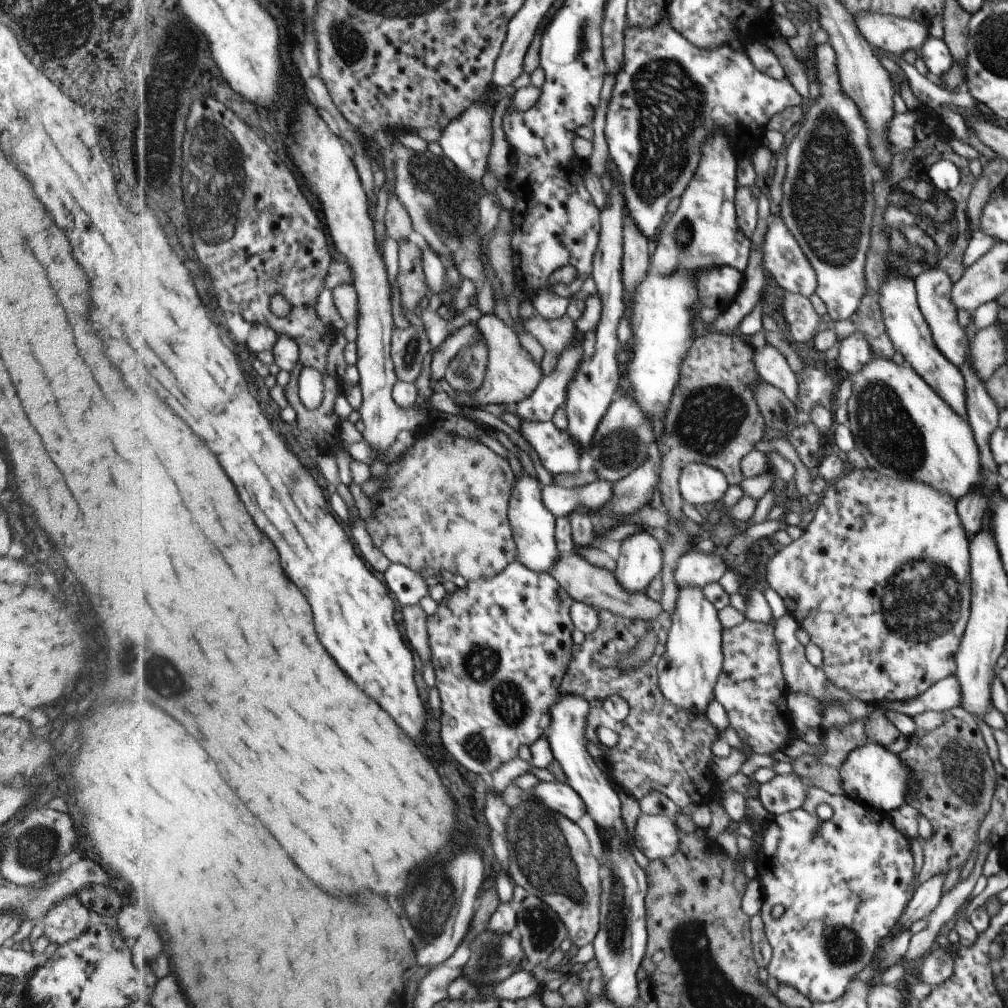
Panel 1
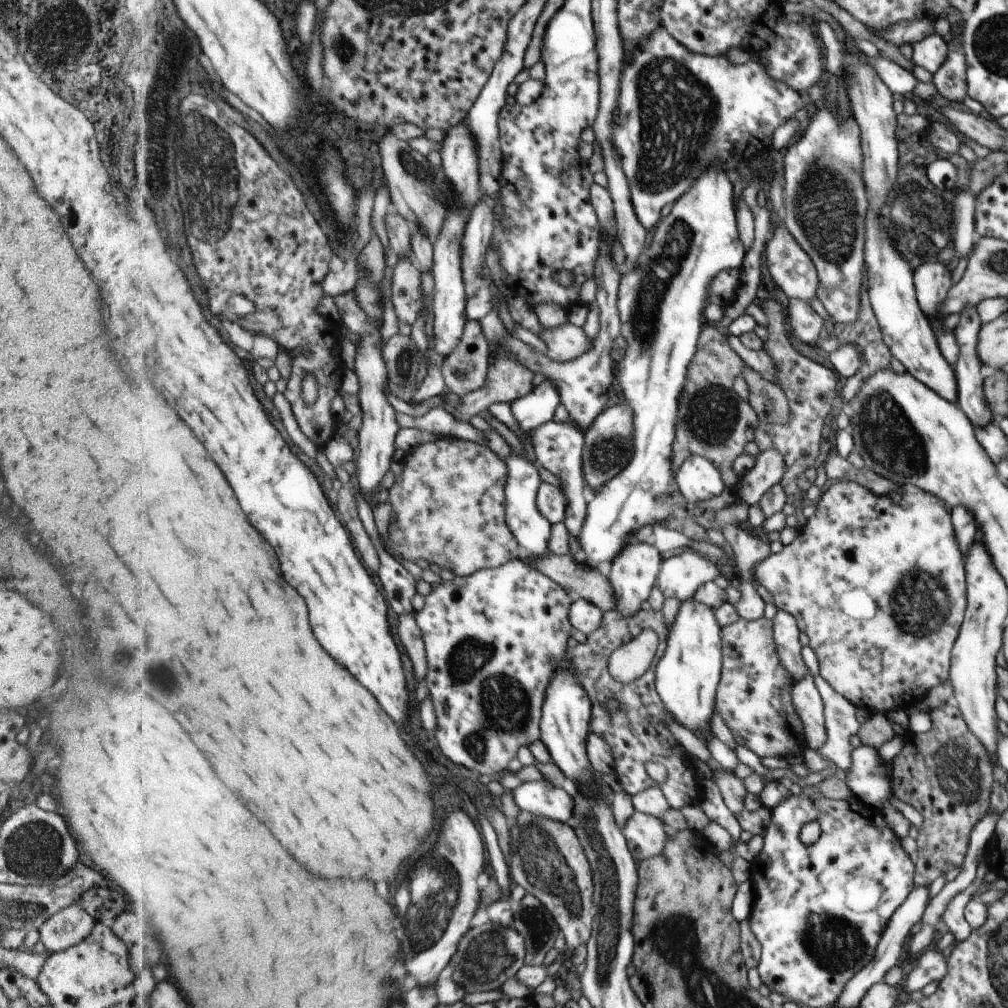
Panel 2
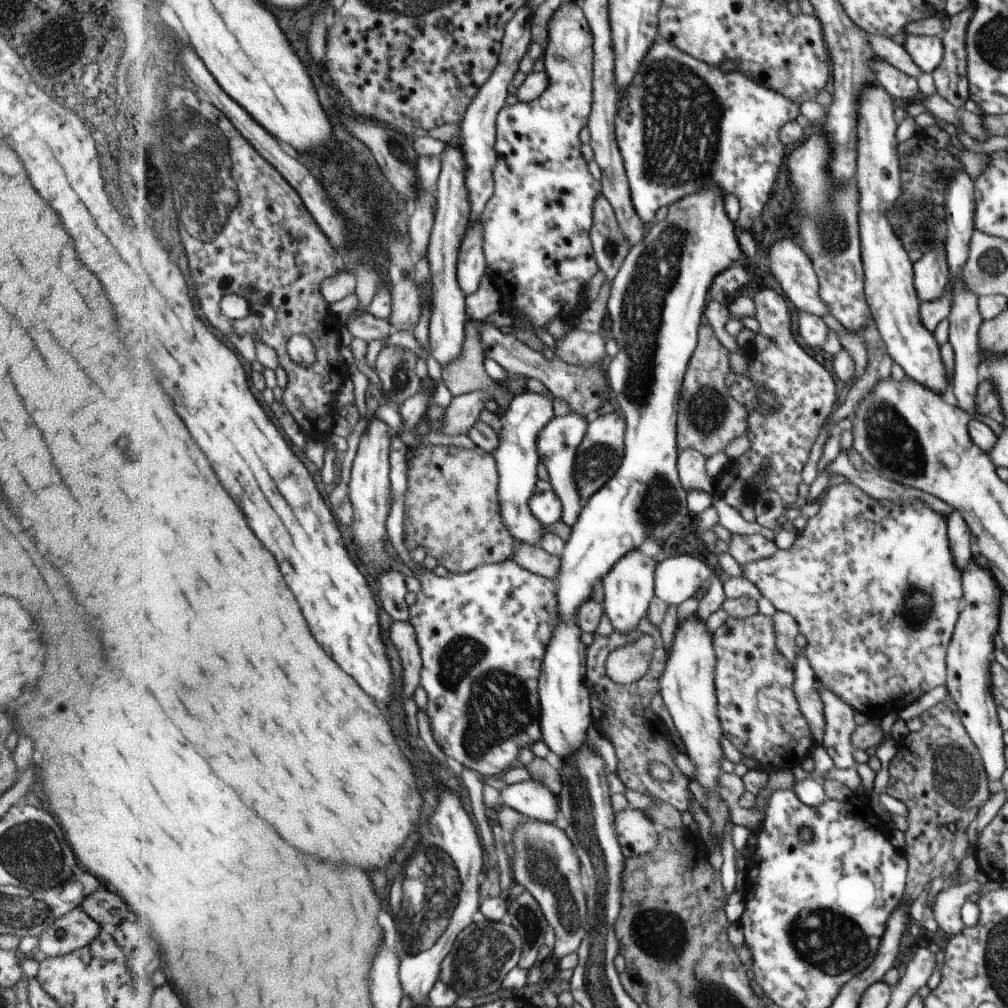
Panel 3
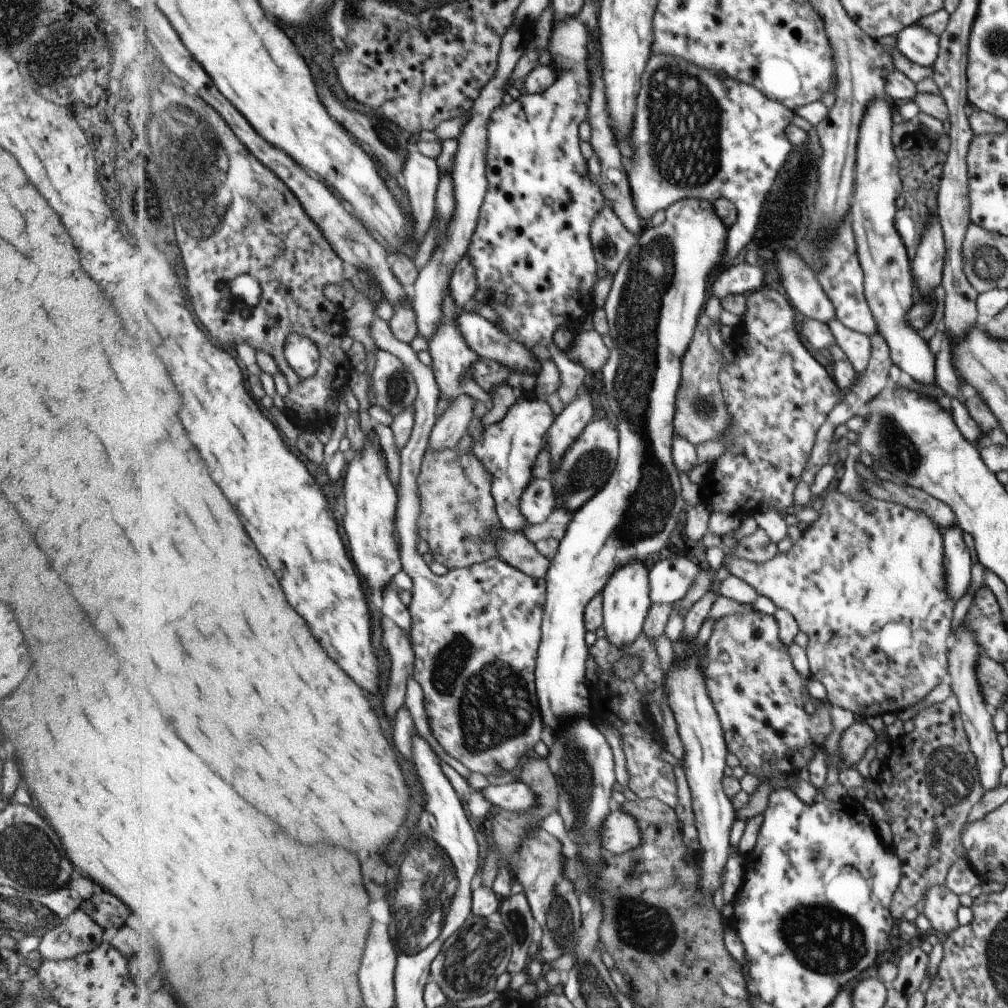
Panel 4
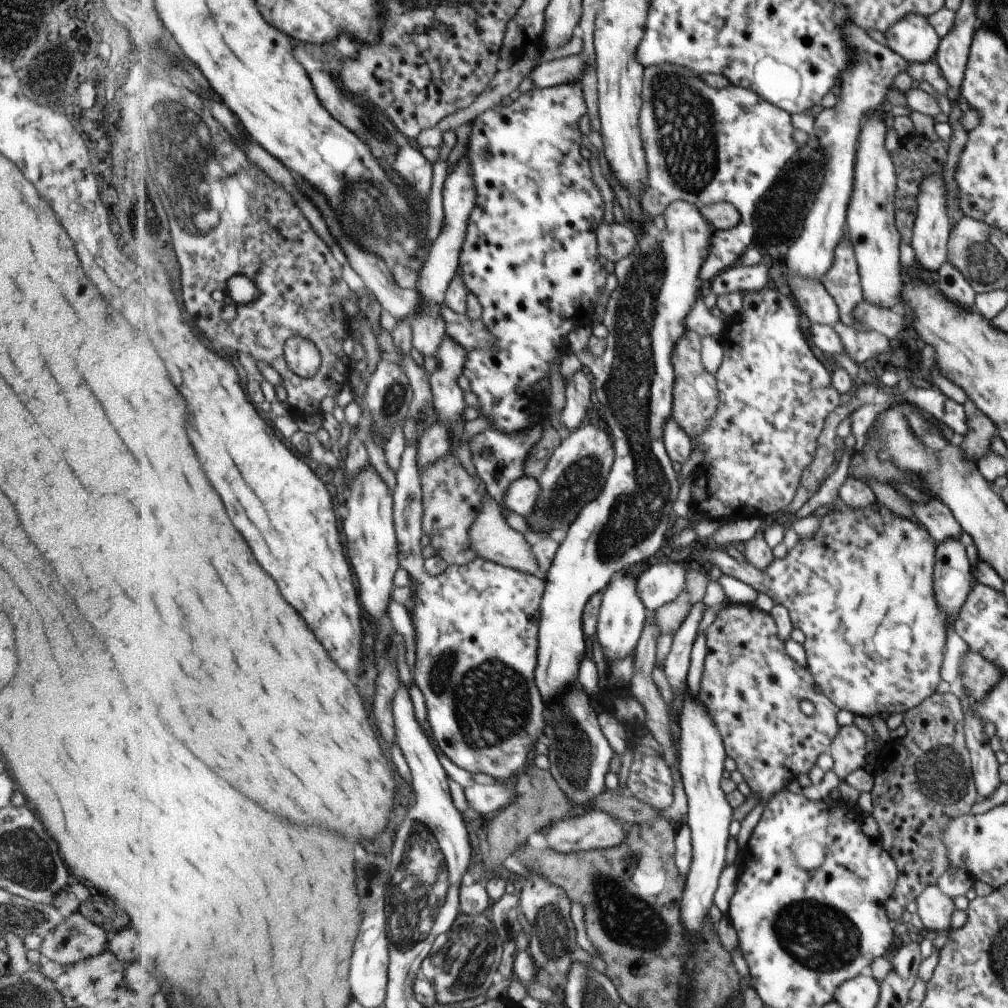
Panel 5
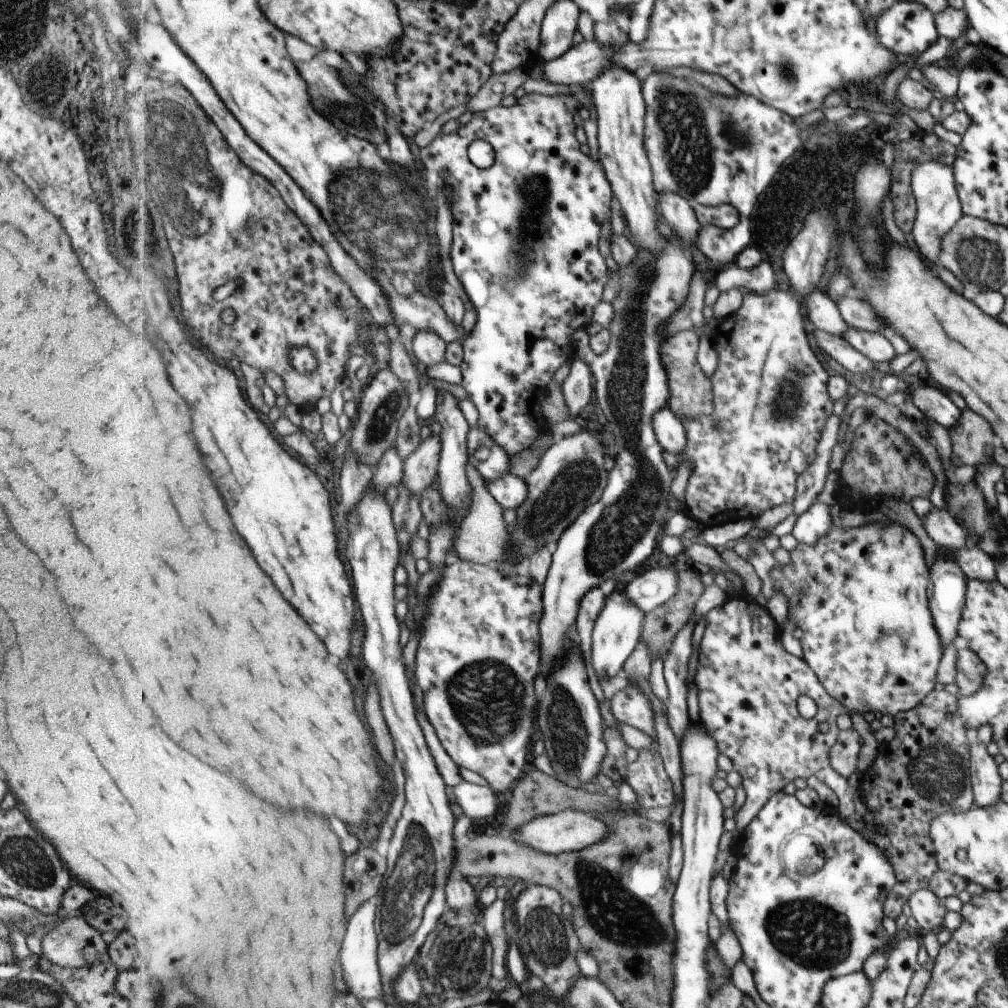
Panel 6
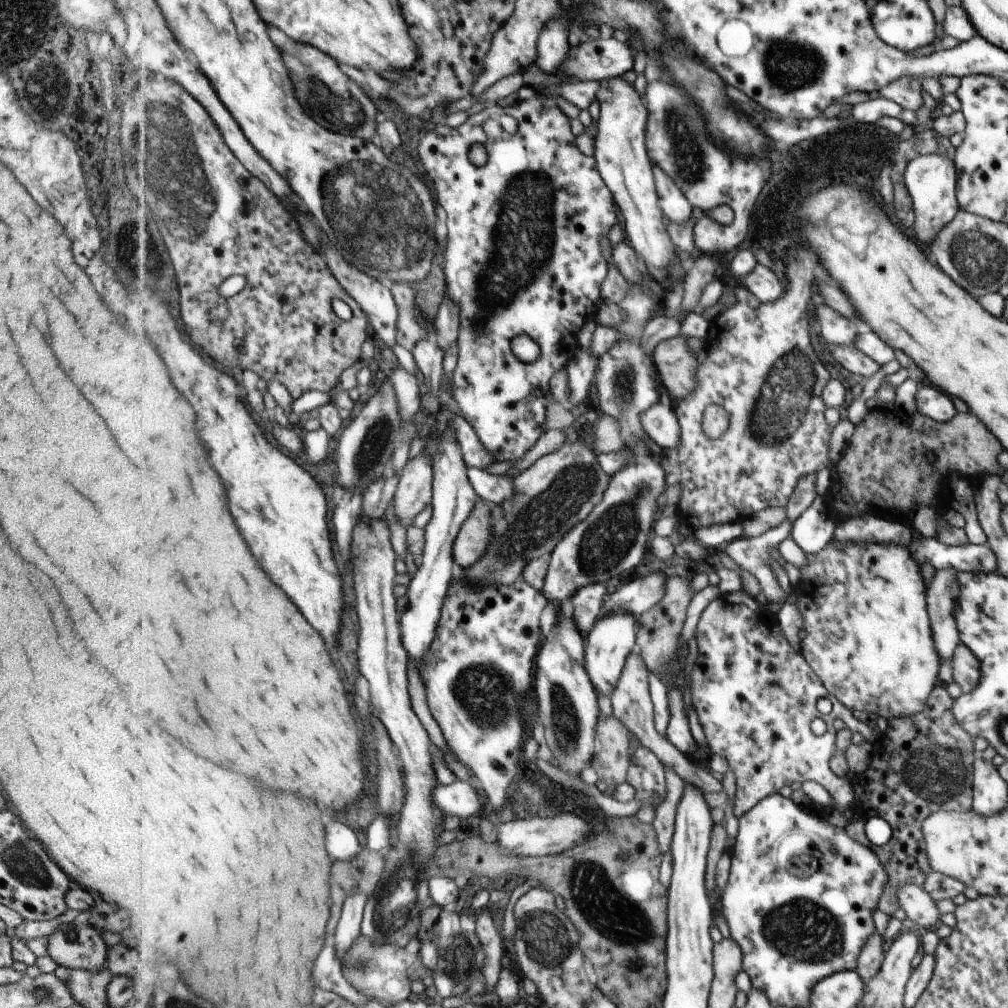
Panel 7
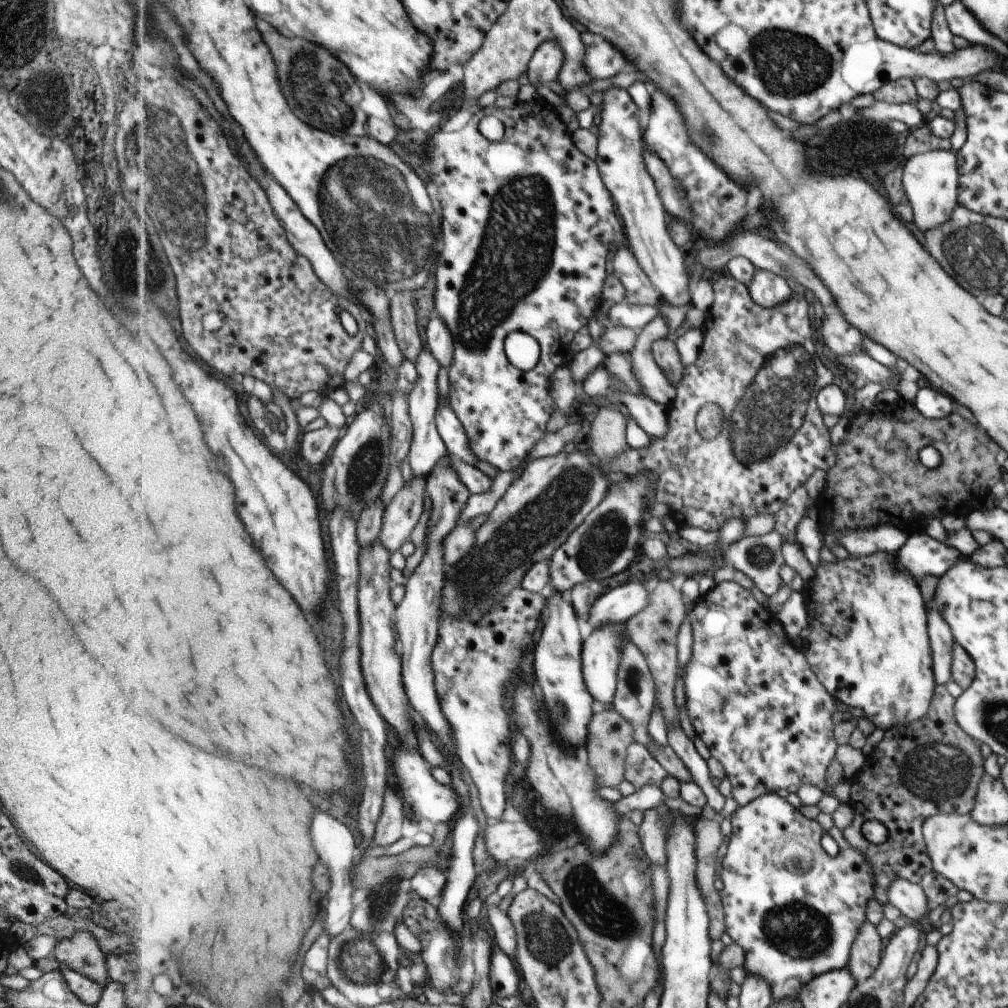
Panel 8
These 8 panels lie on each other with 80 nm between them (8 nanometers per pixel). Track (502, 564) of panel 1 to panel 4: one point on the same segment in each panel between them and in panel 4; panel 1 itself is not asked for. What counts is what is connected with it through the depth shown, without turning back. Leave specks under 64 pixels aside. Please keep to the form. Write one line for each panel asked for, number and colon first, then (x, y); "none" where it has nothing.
2: (450, 500)
3: (452, 504)
4: (459, 519)

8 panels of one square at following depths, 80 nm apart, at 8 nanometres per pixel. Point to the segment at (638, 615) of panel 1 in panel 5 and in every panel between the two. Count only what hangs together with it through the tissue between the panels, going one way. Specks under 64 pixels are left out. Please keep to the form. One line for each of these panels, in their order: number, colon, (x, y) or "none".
2: (581, 581)
3: (537, 560)
4: (515, 548)
5: (493, 539)

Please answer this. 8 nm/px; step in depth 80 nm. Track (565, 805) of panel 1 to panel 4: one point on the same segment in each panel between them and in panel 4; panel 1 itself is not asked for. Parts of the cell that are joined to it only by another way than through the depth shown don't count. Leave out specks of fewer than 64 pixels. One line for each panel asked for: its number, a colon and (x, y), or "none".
2: (542, 797)
3: (531, 798)
4: (515, 796)

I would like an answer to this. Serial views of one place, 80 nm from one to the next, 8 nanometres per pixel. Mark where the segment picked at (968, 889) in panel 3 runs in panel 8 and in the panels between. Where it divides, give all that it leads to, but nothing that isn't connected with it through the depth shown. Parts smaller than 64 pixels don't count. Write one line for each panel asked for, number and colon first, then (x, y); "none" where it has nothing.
4: (939, 906)
5: (934, 909)
6: (927, 909)
7: (919, 907)
8: (908, 898)

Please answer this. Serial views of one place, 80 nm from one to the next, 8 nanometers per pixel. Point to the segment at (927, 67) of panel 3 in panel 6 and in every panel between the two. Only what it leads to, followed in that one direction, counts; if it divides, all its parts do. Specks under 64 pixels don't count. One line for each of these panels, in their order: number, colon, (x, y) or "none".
4: (919, 46)
5: (913, 38)
6: (906, 28)

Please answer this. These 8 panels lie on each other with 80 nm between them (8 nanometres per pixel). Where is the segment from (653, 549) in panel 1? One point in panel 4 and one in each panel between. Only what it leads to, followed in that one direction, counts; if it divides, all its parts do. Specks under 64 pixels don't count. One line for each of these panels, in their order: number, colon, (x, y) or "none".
2: (633, 574)
3: (629, 589)
4: (628, 595)

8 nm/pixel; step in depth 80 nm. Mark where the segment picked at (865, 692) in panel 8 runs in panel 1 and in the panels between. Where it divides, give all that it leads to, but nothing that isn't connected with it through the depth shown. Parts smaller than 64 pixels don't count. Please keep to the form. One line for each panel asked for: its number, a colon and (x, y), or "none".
1: (863, 579)
2: (877, 583)
3: (872, 583)
4: (865, 581)
5: (859, 589)
6: (858, 594)
7: (867, 637)

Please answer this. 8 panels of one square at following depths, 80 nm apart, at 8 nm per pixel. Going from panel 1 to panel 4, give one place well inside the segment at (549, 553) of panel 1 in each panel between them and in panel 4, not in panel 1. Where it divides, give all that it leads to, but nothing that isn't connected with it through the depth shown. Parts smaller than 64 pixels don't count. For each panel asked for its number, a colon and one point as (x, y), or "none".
2: (533, 530)
3: (517, 457)
4: (509, 450)

